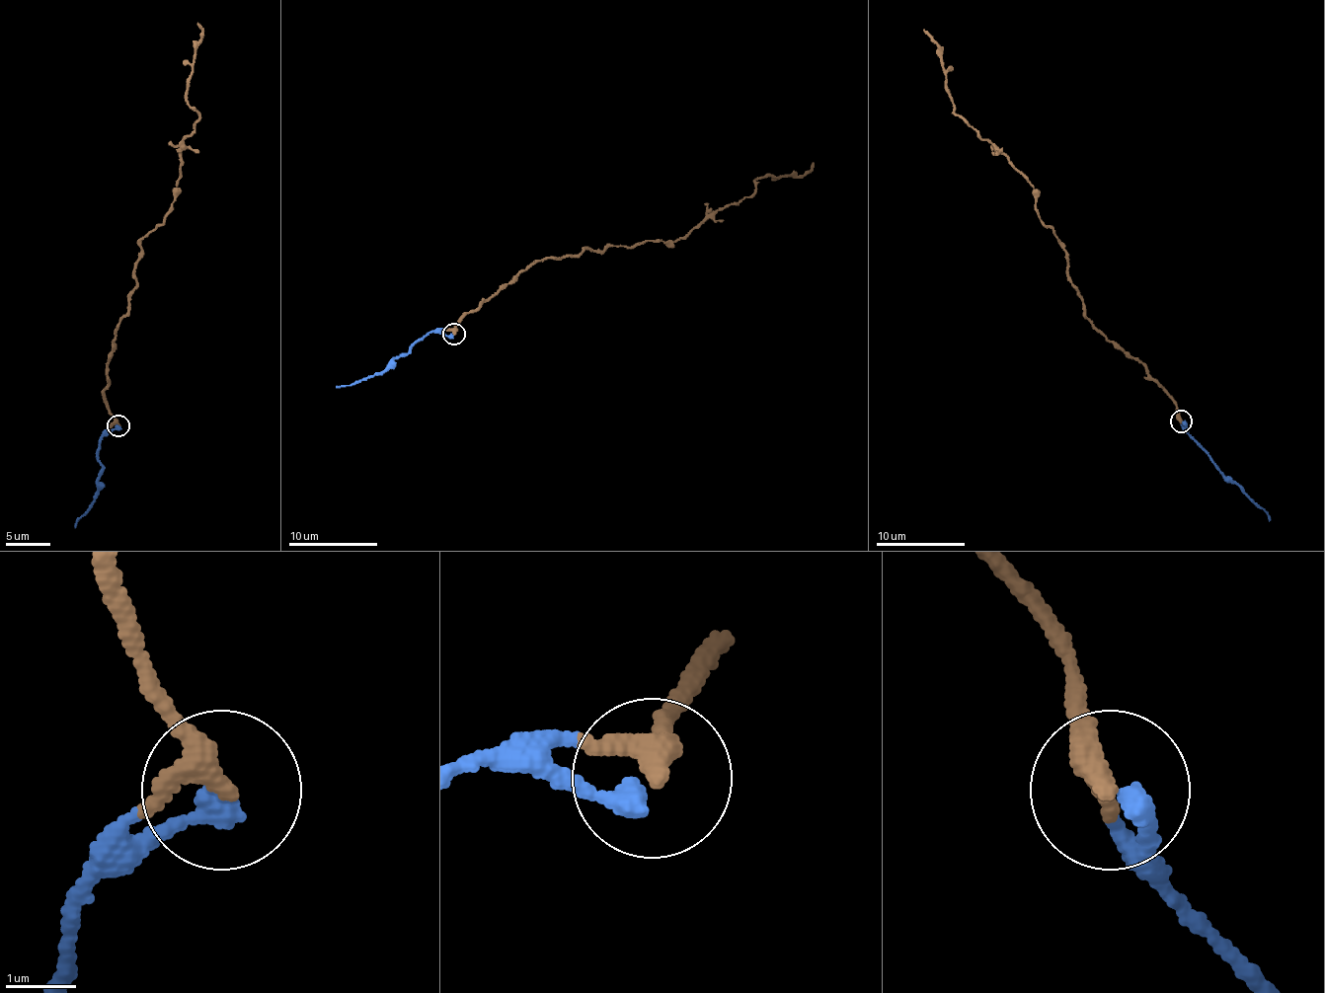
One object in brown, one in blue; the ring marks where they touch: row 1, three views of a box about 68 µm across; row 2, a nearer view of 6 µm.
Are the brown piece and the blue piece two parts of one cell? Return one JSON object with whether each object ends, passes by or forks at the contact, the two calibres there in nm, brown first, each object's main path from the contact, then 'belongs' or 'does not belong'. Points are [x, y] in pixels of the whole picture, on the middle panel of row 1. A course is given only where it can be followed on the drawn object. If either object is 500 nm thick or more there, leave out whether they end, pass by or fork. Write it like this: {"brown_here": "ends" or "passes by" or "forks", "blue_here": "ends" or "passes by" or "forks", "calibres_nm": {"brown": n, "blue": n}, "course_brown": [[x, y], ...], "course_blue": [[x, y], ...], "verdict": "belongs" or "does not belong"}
{"brown_here": "passes by", "blue_here": "ends", "calibres_nm": {"brown": 280, "blue": 320}, "course_brown": [[453, 334], [466, 314], [538, 261], [644, 242], [671, 243], [749, 196], [753, 182], [801, 176], [813, 163]], "course_blue": [[453, 334], [431, 332], [372, 376], [337, 387]], "verdict": "belongs"}

